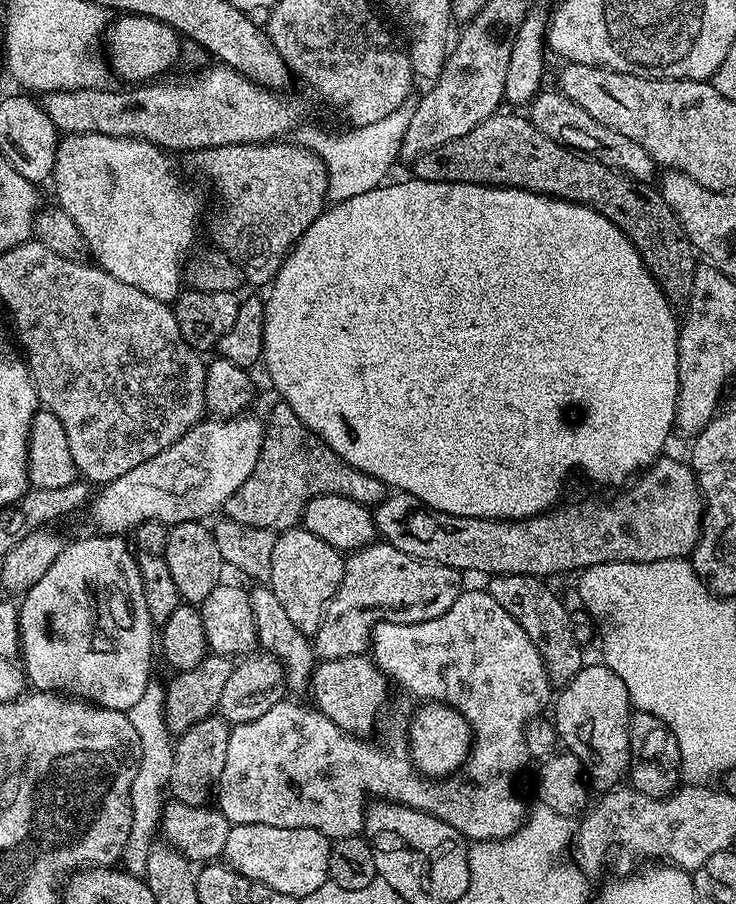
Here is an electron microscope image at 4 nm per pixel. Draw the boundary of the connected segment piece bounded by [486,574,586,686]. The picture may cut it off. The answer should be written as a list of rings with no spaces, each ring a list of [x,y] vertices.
[[[502,574],[501,576],[489,575],[486,584],[487,592],[492,595],[494,602],[510,614],[526,630],[530,642],[538,646],[538,654],[542,654],[542,662],[546,666],[549,685],[563,686],[582,670],[586,663],[585,649],[575,640],[573,628],[573,613],[568,613],[568,608],[547,588],[545,581],[538,576],[526,574]]]

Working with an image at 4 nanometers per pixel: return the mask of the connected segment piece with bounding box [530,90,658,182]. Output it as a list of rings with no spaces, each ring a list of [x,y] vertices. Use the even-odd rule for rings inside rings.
[[[541,90],[537,92],[530,105],[530,119],[535,128],[542,130],[546,138],[558,142],[562,146],[571,148],[572,151],[587,156],[590,160],[597,160],[606,166],[610,166],[616,172],[623,172],[626,176],[631,176],[633,180],[651,181],[657,175],[658,165],[652,161],[650,154],[638,146],[631,138],[626,138],[623,134],[618,134],[618,130],[610,130],[610,126],[602,126],[598,118],[586,114],[578,102],[570,102],[558,90]]]

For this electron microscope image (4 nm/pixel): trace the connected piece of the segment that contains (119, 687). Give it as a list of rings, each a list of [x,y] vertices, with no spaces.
[[[95,534],[96,536],[84,536],[81,540],[65,543],[64,549],[54,558],[54,566],[30,586],[28,592],[23,593],[19,601],[20,610],[20,656],[22,667],[28,676],[28,683],[33,689],[41,692],[54,692],[67,694],[72,698],[79,698],[89,704],[95,704],[98,708],[109,708],[119,712],[127,712],[146,694],[146,686],[153,679],[152,676],[152,652],[154,656],[154,625],[150,613],[146,610],[146,598],[142,594],[142,574],[136,561],[137,553],[133,545],[124,541],[120,534]]]

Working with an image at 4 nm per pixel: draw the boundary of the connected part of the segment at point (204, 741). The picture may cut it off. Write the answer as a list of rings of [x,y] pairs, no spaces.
[[[213,714],[202,718],[202,722],[194,722],[190,730],[179,733],[174,740],[174,770],[170,770],[170,782],[168,787],[175,799],[181,800],[186,806],[205,806],[208,800],[213,799],[217,791],[222,766],[226,766],[226,742],[230,742],[230,725],[219,714]]]

